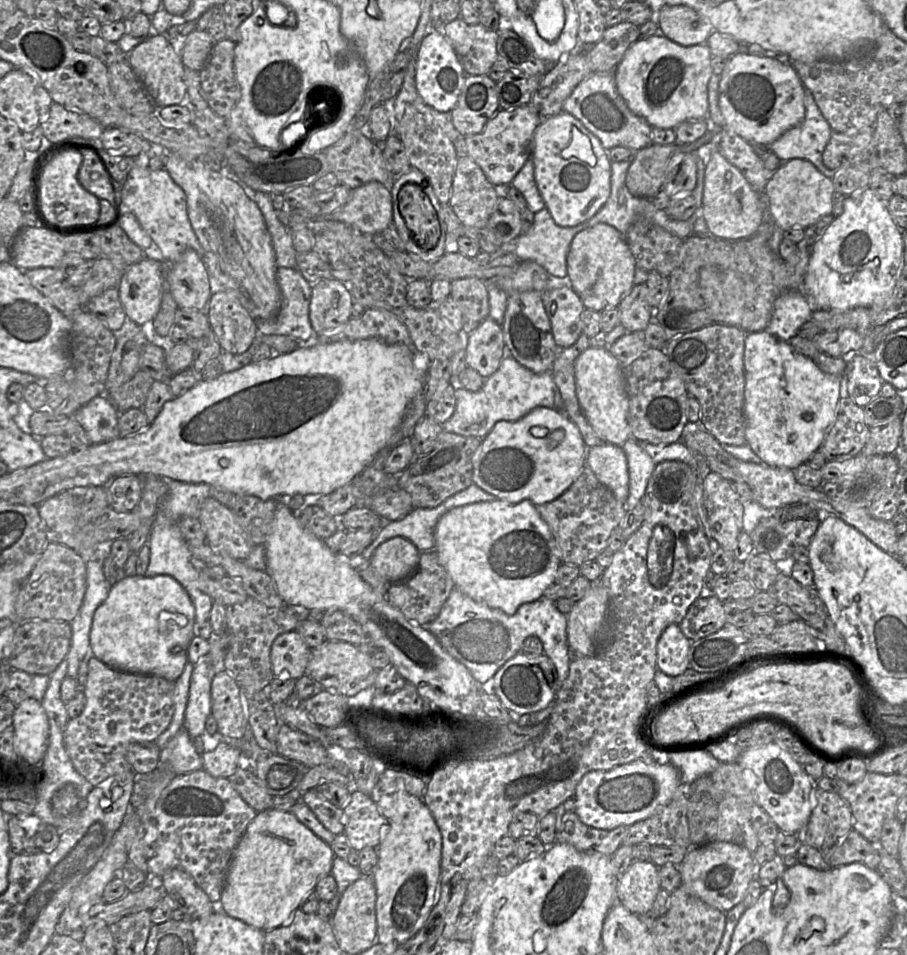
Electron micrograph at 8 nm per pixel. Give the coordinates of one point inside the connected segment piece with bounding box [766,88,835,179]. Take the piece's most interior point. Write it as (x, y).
(808, 140)

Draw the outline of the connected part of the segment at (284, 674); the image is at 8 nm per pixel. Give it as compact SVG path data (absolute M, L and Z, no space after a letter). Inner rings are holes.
M296 631L280 634L272 643L270 661L274 677L297 680L306 673L311 649Z

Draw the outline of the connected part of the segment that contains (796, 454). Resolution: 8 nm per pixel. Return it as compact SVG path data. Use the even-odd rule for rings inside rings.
M767 331L748 332L744 343L744 402L746 445L773 468L794 470L806 463L823 443L836 422L842 376L824 373L810 358L798 353L787 341Z

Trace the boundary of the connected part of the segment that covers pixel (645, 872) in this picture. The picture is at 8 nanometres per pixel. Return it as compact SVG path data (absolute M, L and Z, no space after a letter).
M634 861L617 883L617 901L635 915L651 911L662 890L659 867L652 861Z

